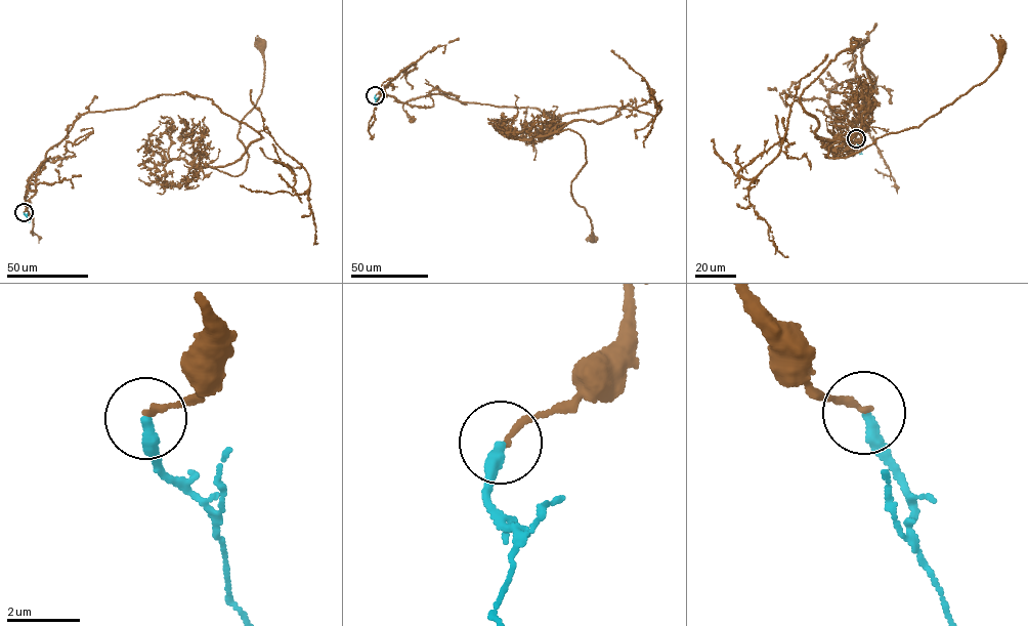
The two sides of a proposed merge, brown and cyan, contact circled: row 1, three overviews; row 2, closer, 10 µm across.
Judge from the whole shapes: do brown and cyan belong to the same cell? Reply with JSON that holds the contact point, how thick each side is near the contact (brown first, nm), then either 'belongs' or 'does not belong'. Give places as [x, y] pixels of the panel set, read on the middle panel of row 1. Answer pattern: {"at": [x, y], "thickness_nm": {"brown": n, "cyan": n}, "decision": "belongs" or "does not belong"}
{"at": [375, 95], "thickness_nm": {"brown": 170, "cyan": 320}, "decision": "does not belong"}

